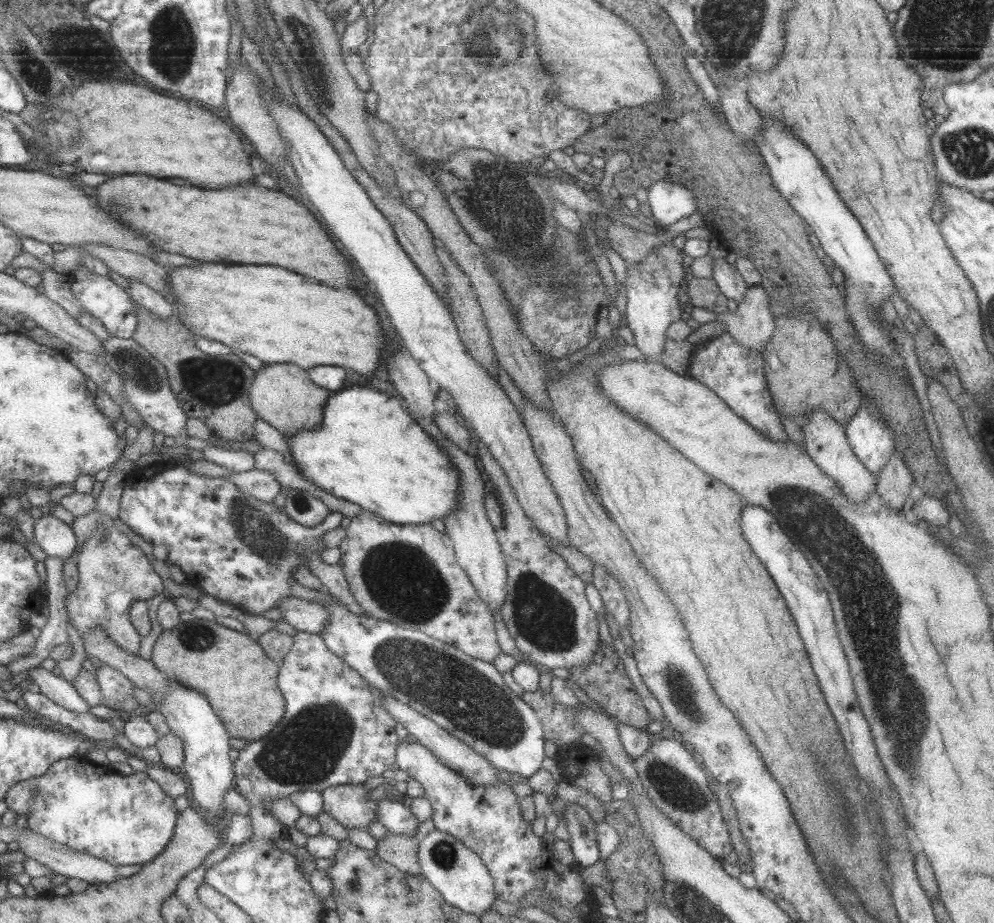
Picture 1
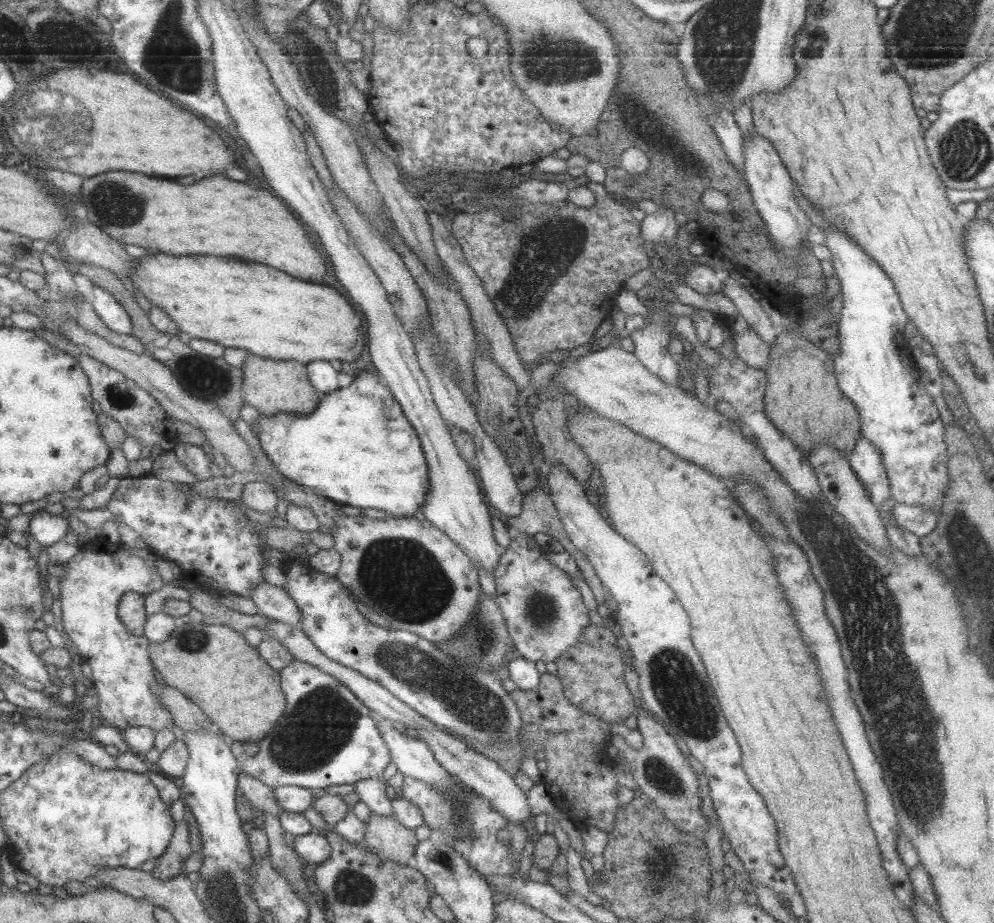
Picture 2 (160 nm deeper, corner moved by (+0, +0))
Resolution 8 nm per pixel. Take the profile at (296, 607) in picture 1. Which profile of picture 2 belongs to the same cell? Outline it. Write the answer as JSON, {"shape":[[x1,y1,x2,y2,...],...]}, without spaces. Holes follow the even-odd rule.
{"shape":[[261,581,249,594,249,599,259,610,259,615,269,619,278,620,291,626,298,626,300,612,293,600,281,587,271,586,266,581]]}

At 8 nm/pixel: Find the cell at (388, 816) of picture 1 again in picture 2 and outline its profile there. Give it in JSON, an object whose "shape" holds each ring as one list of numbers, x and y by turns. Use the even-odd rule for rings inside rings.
{"shape":[[382,777,364,778,353,783,359,801,375,814,392,817,391,803,385,795,387,782]]}

